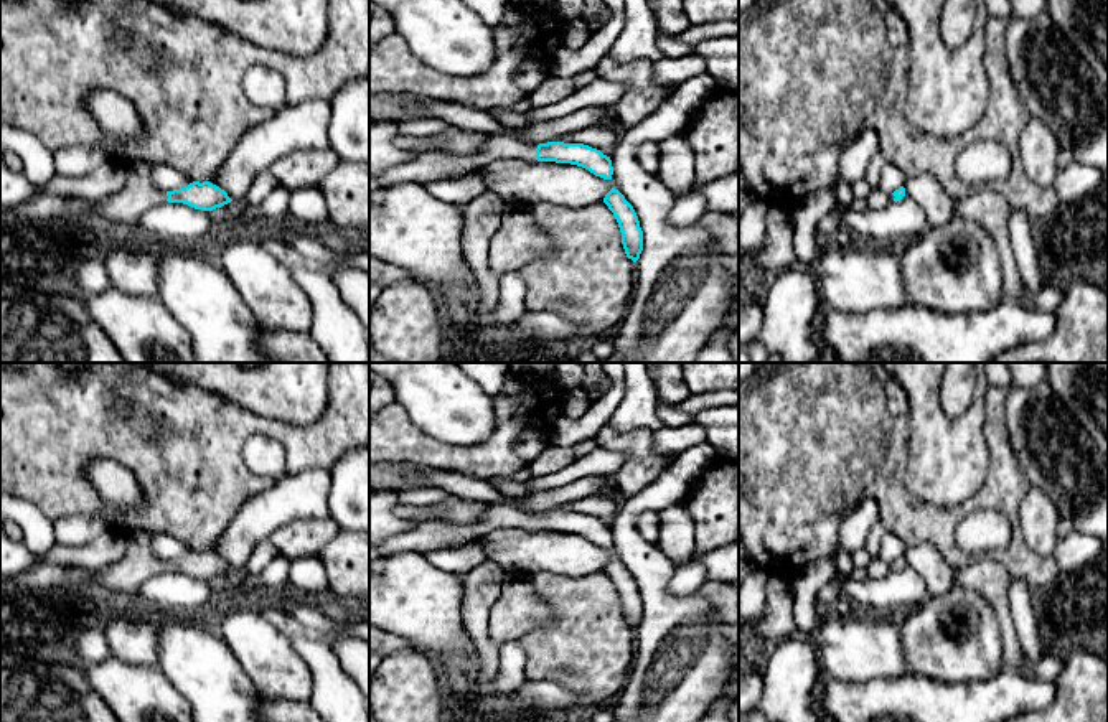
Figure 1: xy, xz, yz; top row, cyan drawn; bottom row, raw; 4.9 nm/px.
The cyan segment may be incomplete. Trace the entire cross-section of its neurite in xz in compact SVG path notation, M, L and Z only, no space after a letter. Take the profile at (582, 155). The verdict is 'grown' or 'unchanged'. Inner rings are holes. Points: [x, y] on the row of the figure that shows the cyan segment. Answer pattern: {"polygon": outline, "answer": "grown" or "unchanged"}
{"polygon": "M509 134L493 135L483 148L470 155L445 152L422 152L414 160L389 168L387 181L429 183L442 178L463 176L481 171L500 160L519 162L556 162L582 166L603 180L612 180L613 166L610 157L584 143L529 143Z", "answer": "grown"}

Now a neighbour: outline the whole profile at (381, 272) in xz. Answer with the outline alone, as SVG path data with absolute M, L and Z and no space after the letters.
M369 256L369 285L389 288L406 279L416 280L409 270Z

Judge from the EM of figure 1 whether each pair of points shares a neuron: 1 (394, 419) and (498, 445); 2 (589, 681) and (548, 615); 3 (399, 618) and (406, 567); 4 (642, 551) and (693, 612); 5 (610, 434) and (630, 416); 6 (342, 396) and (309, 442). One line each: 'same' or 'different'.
1: same
2: different
3: same
4: same
5: different
6: same

